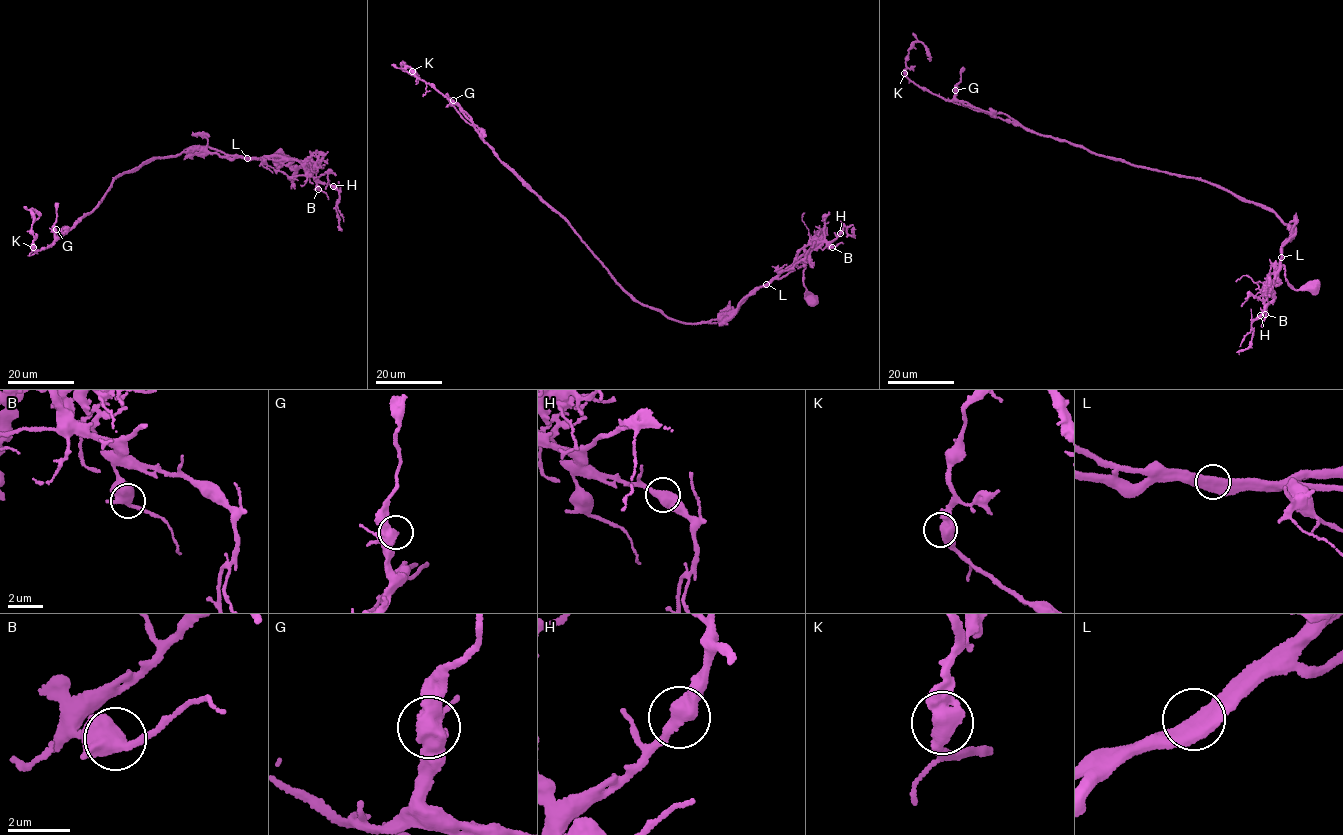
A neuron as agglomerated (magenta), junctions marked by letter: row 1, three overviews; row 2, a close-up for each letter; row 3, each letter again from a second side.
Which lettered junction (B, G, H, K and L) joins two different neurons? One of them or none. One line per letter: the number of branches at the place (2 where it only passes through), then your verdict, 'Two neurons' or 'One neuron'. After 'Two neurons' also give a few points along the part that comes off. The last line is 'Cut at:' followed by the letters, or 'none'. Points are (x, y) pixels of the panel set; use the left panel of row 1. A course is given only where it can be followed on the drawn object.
B: Branches: 2. One neuron
G: Branches: 2. One neuron
H: Branches: 2. One neuron
K: Branches: 2. One neuron
L: Branches: 2. Two neurons. Course of the part to remove: (247, 158), (204, 146), (144, 162), (38, 251), (30, 209), (39, 215), (32, 222)
Cut at: L

